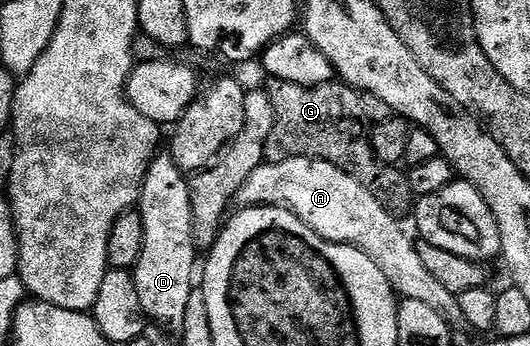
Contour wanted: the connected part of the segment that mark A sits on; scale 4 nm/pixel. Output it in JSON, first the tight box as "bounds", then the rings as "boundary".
{"bounds":[238,159,449,310],"boundary":[[[286,159],[280,163],[263,162],[253,169],[249,181],[241,185],[238,202],[243,207],[285,207],[319,234],[334,243],[347,243],[366,251],[385,273],[396,294],[404,300],[429,304],[440,310],[449,299],[445,285],[434,277],[421,260],[416,244],[403,231],[402,223],[384,207],[374,191],[323,159]]]}

